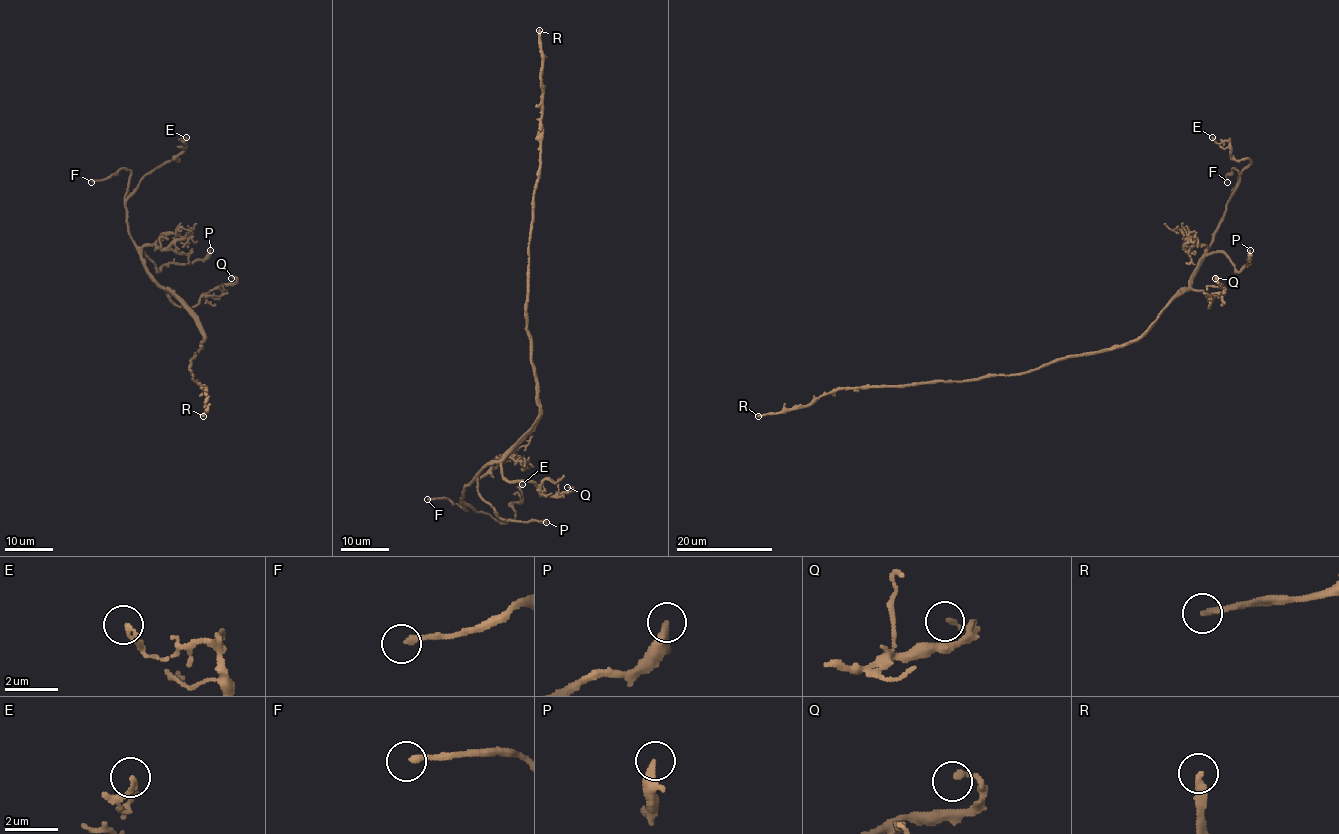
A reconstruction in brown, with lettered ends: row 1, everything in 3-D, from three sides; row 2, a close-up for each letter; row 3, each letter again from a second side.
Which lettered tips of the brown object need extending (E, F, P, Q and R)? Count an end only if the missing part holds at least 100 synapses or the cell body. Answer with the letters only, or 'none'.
F, R

